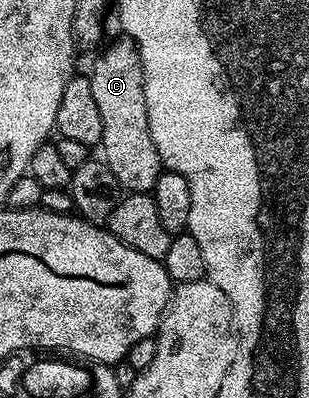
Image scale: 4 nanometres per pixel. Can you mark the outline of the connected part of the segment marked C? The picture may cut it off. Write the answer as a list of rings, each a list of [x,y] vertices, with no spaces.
[[[123,33],[120,36],[120,39],[113,40],[111,44],[108,42],[98,52],[100,55],[96,57],[91,71],[89,70],[89,78],[93,85],[93,98],[97,100],[97,109],[101,113],[101,137],[103,138],[101,158],[104,163],[109,165],[109,169],[113,169],[113,177],[117,177],[120,188],[124,192],[150,193],[157,185],[157,177],[165,168],[157,153],[157,145],[153,145],[153,137],[149,133],[149,113],[145,109],[141,53],[130,35]]]

